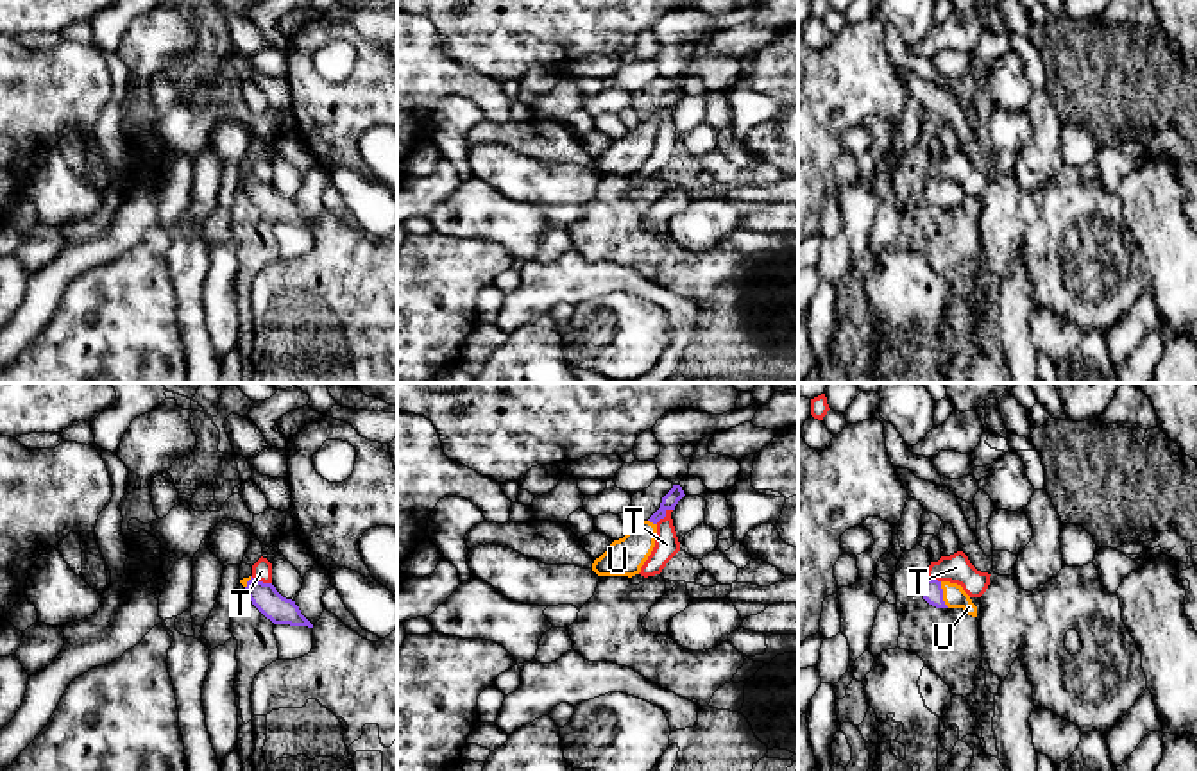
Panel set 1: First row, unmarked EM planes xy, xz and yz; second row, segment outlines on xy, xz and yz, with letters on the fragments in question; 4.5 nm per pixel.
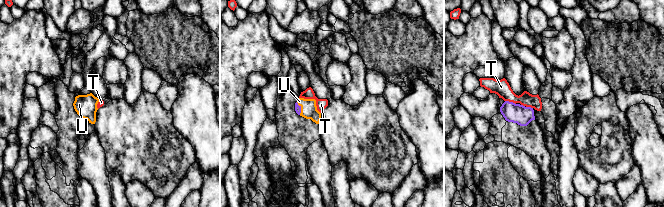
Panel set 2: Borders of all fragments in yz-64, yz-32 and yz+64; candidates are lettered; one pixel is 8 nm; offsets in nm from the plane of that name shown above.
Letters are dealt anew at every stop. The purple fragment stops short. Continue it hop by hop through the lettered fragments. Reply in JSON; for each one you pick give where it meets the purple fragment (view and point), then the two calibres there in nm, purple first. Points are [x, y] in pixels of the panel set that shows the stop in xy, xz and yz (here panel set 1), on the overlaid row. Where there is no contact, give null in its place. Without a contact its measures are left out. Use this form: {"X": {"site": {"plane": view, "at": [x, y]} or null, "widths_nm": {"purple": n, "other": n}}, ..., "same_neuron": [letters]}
{"U": {"site": {"plane": "yz", "at": [942, 594]}, "widths_nm": {"purple": 90, "other": 100}}, "same_neuron": ["U"]}

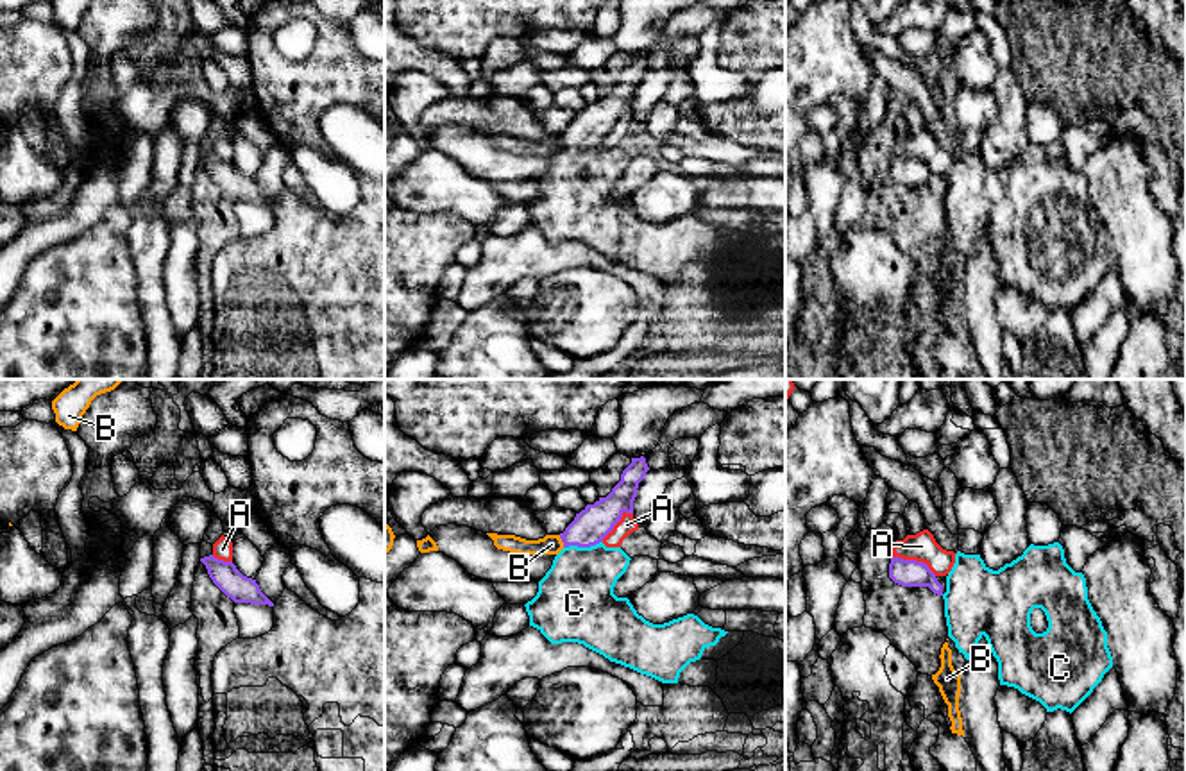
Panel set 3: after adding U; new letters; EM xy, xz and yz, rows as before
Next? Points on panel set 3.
{"same_neuron": []}

